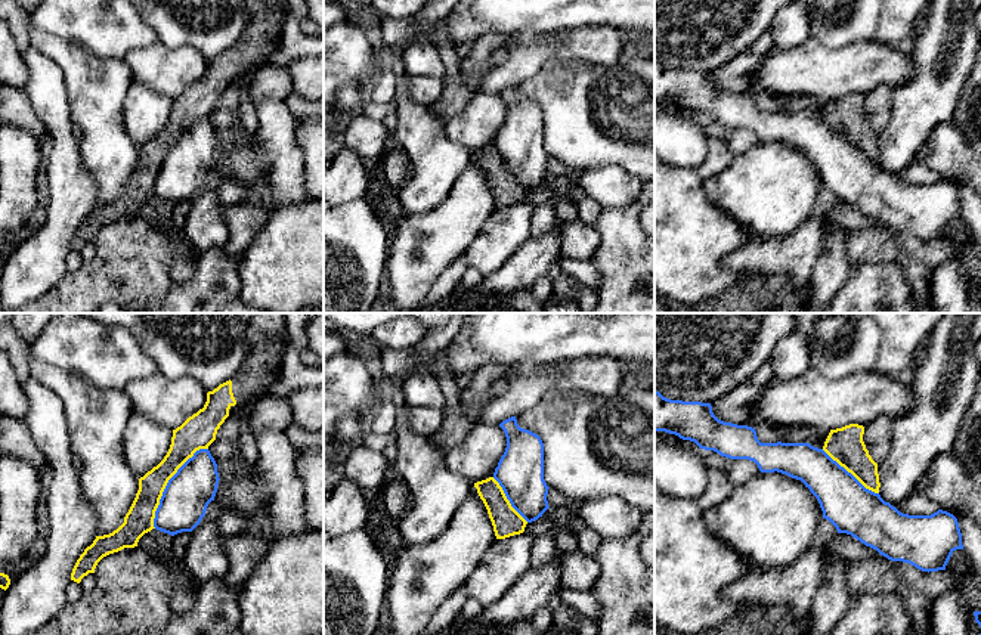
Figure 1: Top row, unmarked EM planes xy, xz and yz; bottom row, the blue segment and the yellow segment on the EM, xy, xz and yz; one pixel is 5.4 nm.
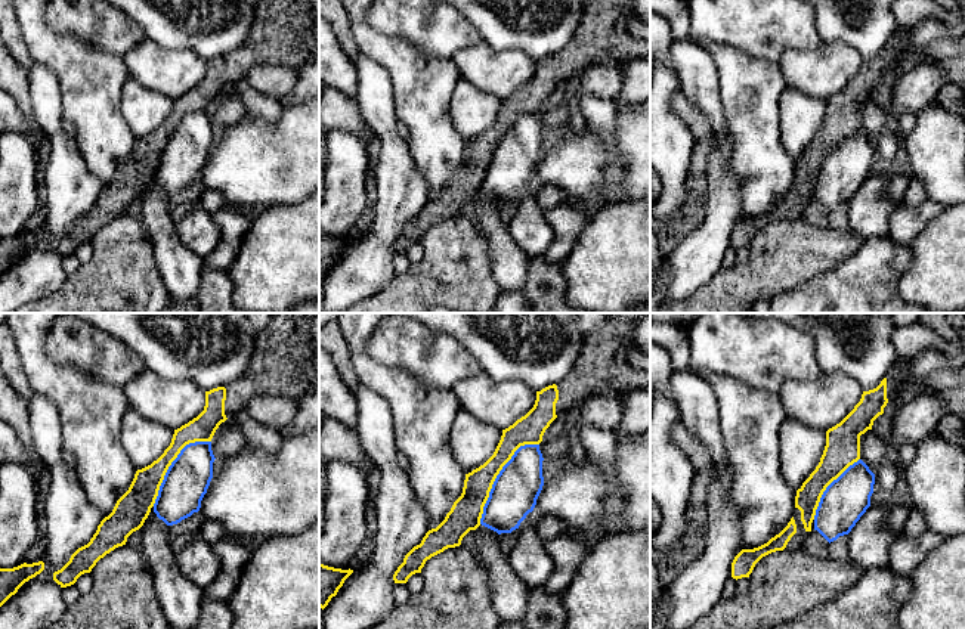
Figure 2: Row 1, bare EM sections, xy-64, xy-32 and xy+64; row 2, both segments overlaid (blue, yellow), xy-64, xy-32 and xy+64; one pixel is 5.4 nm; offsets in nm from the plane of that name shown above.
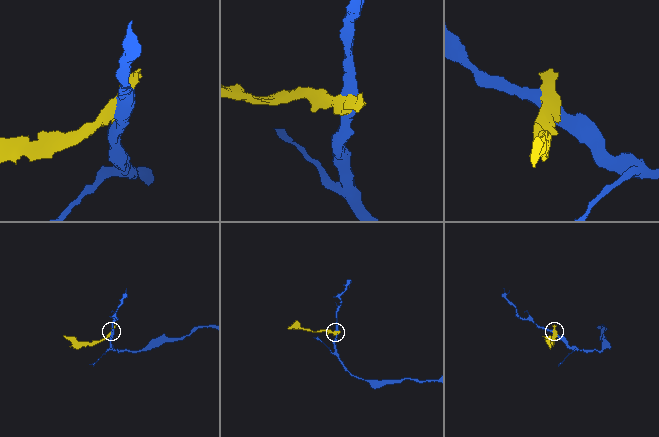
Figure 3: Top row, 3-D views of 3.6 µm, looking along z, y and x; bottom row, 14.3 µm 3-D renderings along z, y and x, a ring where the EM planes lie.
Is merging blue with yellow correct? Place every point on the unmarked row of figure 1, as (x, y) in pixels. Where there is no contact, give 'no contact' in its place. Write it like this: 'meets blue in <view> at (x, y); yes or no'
meets blue in xy at (167, 154); no

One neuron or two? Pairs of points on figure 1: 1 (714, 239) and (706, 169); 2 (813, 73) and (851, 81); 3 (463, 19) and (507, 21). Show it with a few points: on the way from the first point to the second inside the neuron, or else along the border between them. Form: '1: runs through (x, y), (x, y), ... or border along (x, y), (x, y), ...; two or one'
1: border along (696, 170), (703, 179); two
2: runs through (822, 73), (842, 73); one
3: runs through (473, 19), (497, 19); one

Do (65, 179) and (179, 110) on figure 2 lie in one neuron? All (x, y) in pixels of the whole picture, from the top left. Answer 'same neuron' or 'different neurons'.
different neurons

